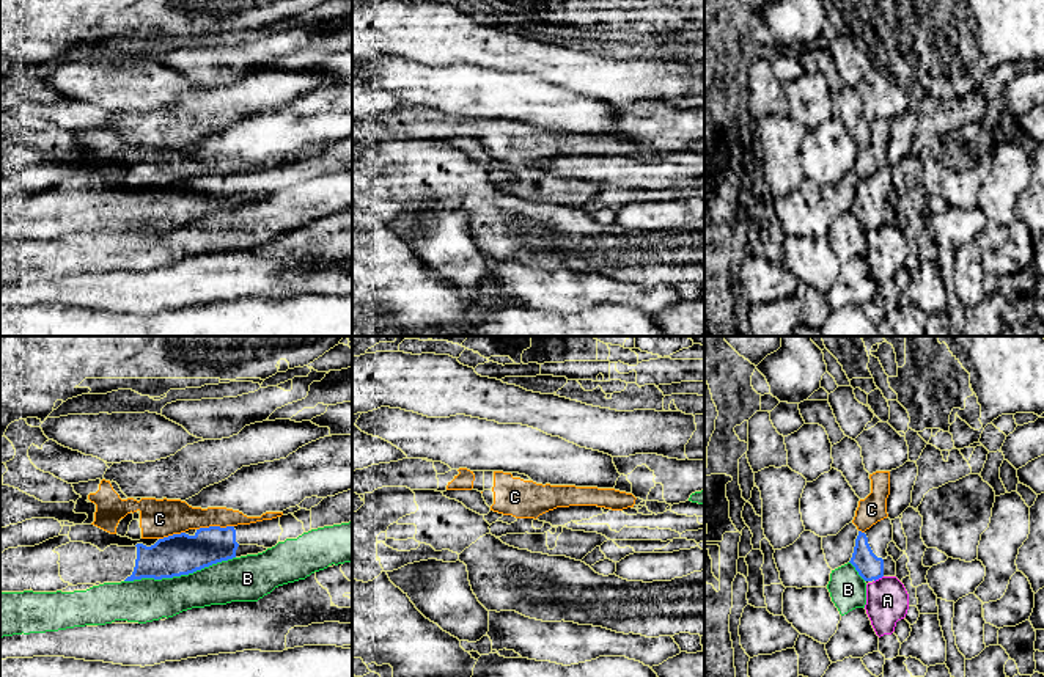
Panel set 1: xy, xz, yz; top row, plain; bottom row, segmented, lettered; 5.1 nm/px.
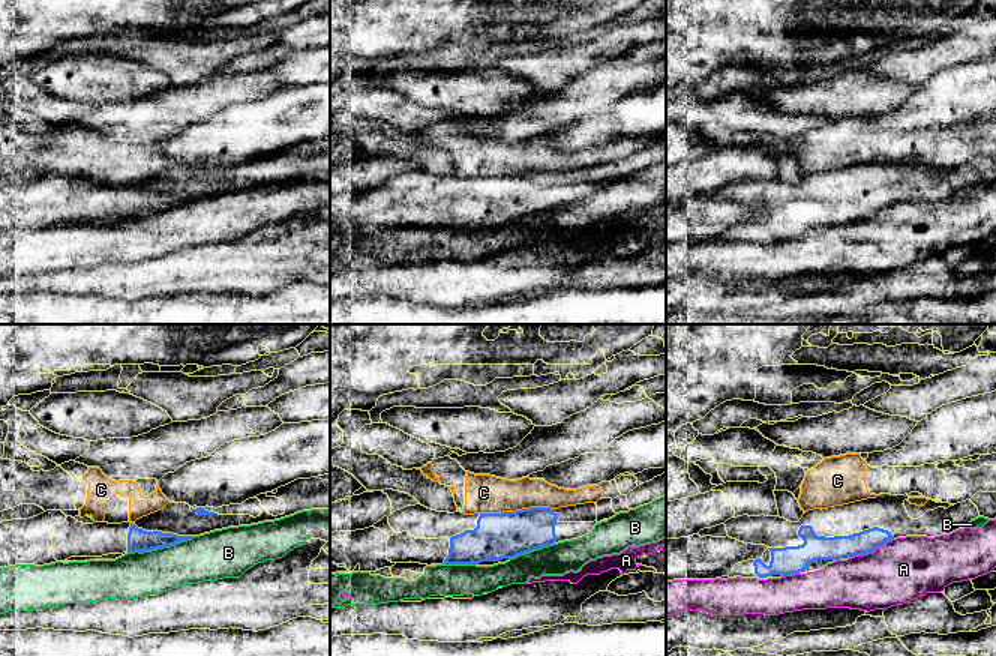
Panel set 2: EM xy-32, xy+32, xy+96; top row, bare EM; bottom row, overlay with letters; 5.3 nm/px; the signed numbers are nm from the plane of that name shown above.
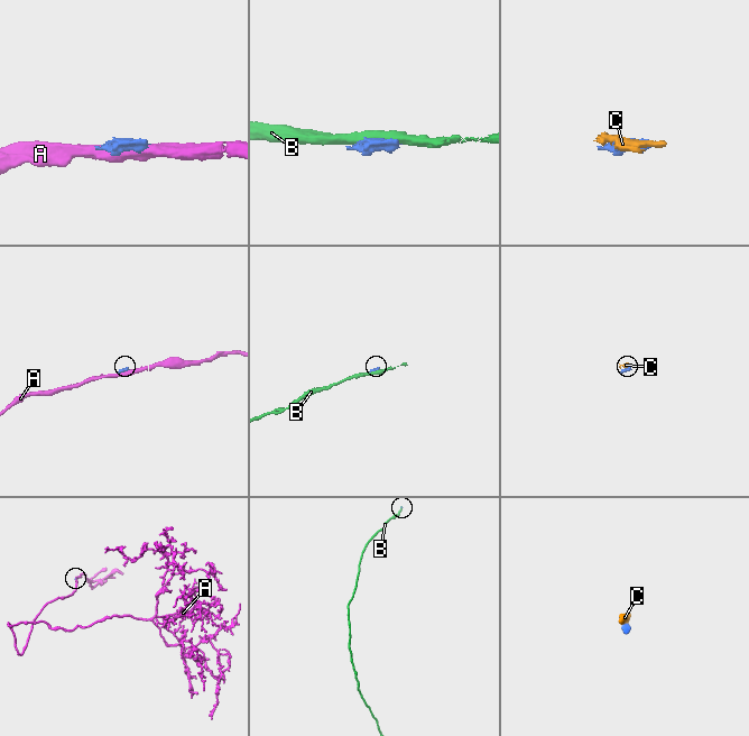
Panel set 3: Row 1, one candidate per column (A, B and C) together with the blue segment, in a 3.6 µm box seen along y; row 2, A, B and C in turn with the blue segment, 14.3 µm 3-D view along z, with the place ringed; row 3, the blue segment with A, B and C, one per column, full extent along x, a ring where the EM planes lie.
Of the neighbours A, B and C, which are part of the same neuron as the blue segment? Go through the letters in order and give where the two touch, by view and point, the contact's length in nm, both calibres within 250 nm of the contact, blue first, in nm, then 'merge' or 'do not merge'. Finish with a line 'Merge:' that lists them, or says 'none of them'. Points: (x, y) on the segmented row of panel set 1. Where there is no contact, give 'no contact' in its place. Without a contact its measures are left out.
A: yz (878, 578) | 60 nm | 130/220 nm | do not merge
B: xy (180, 575) | 600 nm | 220/220 nm | do not merge
C: xy (214, 526) | 190 nm | 220/190 nm | do not merge
Merge: none of them

